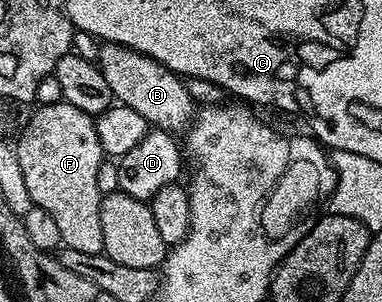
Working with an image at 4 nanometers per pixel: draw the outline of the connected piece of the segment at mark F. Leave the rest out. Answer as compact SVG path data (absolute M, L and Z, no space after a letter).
M68 103L35 107L17 144L20 167L33 207L48 210L56 218L65 247L84 254L102 252L100 202L104 188L98 185L104 153L96 134L95 117Z

